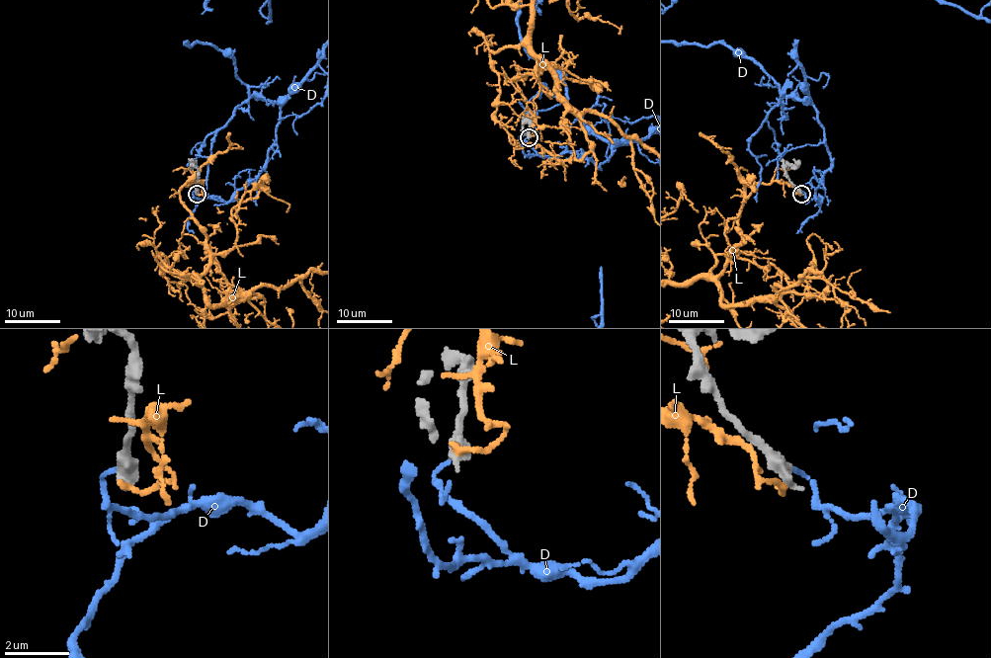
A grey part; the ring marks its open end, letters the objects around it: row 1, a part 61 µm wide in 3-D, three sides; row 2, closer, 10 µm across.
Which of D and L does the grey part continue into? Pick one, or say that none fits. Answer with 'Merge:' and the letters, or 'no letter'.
Merge: no letter

